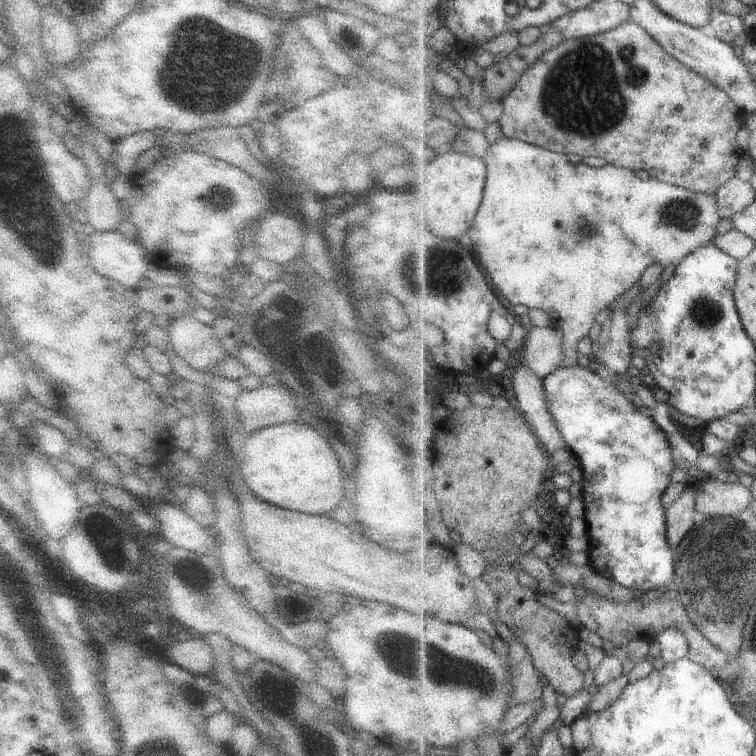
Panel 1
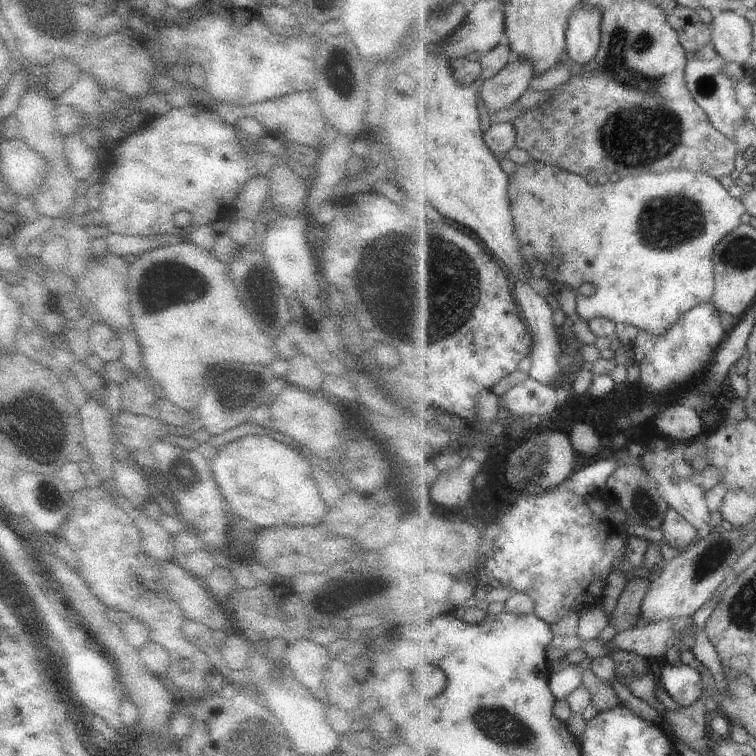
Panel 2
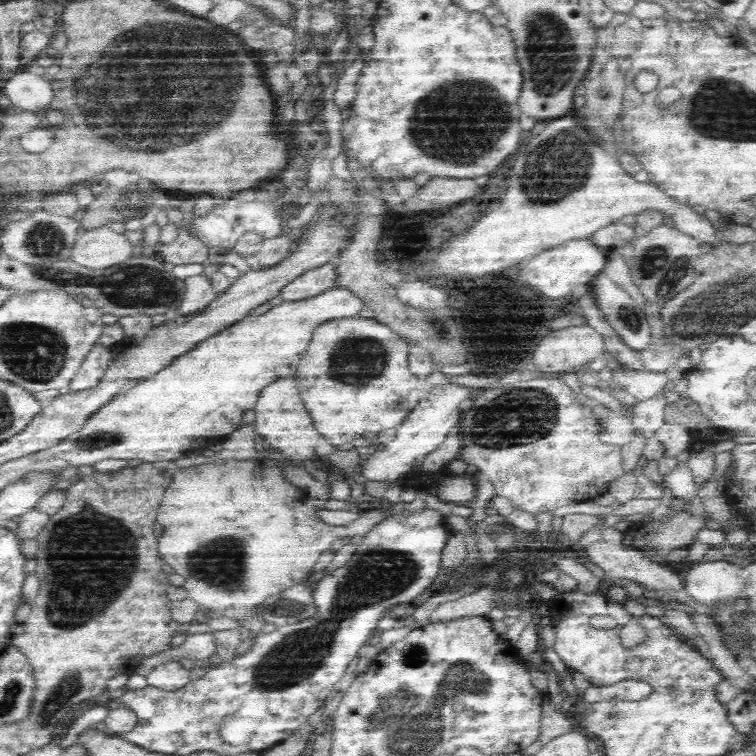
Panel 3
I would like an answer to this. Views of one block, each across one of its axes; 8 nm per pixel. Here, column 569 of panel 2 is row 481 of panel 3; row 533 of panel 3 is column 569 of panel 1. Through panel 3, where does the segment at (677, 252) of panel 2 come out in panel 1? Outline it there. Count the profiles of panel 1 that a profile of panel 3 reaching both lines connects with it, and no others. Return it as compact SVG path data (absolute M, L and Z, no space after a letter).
M505 136L501 140L497 140L495 144L491 144L483 160L487 162L487 168L489 168L487 188L485 188L483 208L479 208L479 216L475 216L475 226L471 226L469 236L473 238L475 250L479 252L479 258L481 258L481 264L489 272L493 284L497 282L497 286L505 294L505 298L509 298L513 304L525 304L528 308L543 309L551 316L554 323L565 332L565 340L563 340L565 360L563 360L561 367L577 366L577 358L579 358L577 342L581 338L585 338L591 332L591 328L595 328L597 314L603 312L603 310L608 310L619 296L623 296L627 290L631 290L649 266L661 264L665 268L665 274L667 274L667 268L671 268L671 266L676 268L687 256L691 255L691 252L712 244L719 234L717 228L719 228L721 215L719 214L719 203L715 198L715 193L693 192L688 188L677 188L677 186L671 186L671 184L663 184L661 180L655 180L655 178L641 180L641 178L635 176L635 172L631 172L627 168L617 168L617 166L591 168L591 166L585 166L585 164L569 164L565 154L557 154L550 149Z

